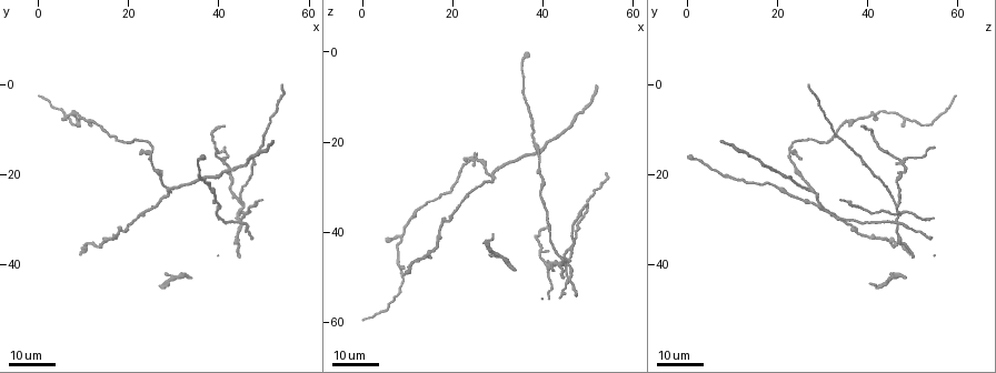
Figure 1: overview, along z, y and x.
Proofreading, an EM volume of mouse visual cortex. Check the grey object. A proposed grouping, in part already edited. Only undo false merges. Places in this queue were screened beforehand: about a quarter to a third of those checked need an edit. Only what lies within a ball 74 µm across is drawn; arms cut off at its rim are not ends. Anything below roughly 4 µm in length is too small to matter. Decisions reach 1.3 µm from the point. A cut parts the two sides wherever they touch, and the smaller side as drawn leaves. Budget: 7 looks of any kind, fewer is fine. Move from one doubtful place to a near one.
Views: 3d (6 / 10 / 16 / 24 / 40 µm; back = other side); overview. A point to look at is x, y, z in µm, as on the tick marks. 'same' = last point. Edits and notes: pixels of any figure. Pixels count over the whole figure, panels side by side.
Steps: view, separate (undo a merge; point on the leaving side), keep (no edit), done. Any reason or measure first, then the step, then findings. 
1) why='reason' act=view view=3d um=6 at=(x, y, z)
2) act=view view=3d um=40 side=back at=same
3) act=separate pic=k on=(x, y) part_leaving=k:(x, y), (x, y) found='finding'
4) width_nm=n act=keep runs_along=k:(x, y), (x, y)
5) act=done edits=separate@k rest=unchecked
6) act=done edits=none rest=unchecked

why='thick turns thin' act=view view=3d um=16 at=(39.0, 24.5, 23.0)

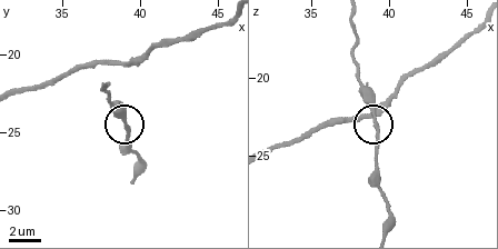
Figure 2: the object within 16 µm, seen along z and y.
act=view view=3d um=10 at=(39.0, 24.8, 22.8)

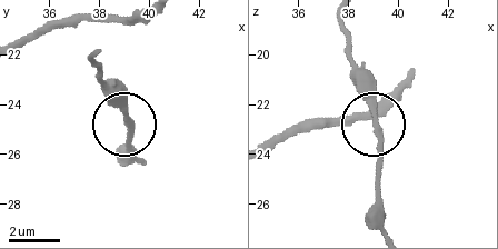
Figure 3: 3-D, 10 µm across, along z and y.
why='closer look' act=view view=3d um=6 at=(39.1, 24.6, 22.8)

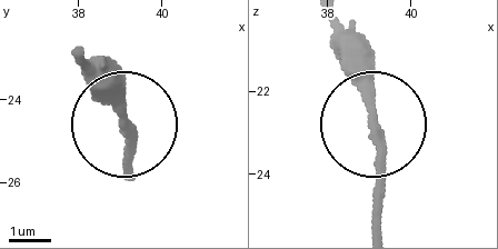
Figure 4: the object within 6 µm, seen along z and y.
act=keep found='all the same cell'

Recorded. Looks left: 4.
why='calibre changes' act=view view=3d um=16 at=(6.0, 7.0, 56.0)

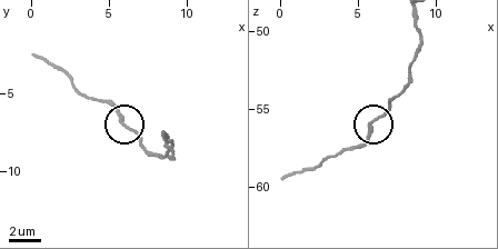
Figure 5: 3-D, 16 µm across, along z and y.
why='zoom in' act=view view=3d um=6 at=(6.2, 7.2, 55.8)

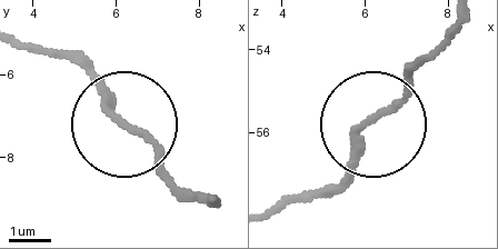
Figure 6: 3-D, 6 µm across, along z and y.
act=keep runs_along=6:(457, 18), (327, 195) found='continuous, no second cell'

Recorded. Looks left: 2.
why='looks like a crossing' act=view view=3d um=16 at=(44.0, 30.0, 46.5)

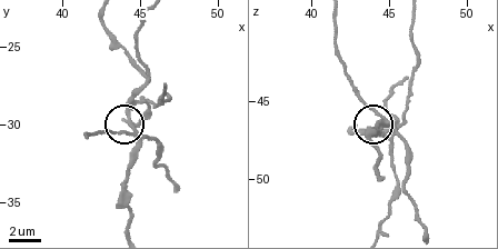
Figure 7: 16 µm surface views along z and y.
act=view view=3d um=6 at=same

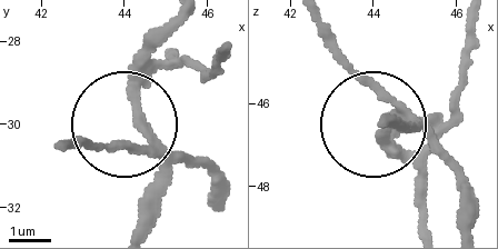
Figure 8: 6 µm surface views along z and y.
side_arm_um=38 act=separate pic=8 on=(128, 98) part_leaving=8:(162, 150), (141, 111), (141, 58), (162, 27) found='two cells meet here'

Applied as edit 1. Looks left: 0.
act=done edits=separate@8 rest=unchecked

